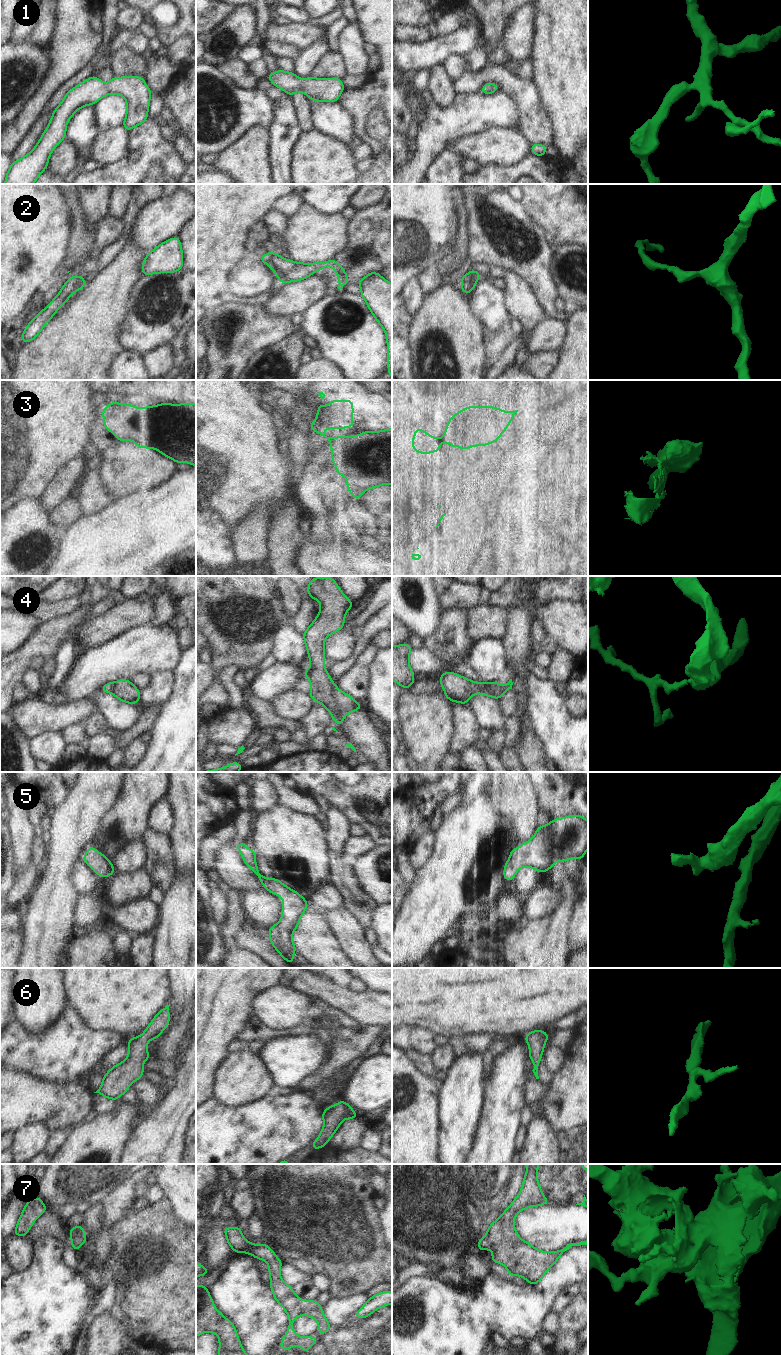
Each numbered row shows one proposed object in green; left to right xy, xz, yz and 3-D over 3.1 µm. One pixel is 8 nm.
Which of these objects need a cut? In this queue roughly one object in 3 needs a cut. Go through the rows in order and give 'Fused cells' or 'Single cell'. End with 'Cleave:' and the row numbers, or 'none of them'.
1: Single cell
2: Fused cells
3: Fused cells
4: Fused cells
5: Single cell
6: Single cell
7: Single cell
Cleave: 2, 3, 4

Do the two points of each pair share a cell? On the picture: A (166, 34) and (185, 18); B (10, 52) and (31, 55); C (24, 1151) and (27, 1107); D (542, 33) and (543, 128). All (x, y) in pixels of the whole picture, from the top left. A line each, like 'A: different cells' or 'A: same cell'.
A: same cell
B: same cell
C: different cells
D: different cells

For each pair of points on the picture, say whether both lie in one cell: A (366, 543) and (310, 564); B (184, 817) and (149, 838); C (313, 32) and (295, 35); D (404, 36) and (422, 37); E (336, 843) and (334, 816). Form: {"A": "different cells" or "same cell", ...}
{"A": "different cells", "B": "different cells", "C": "same cell", "D": "same cell", "E": "same cell"}

